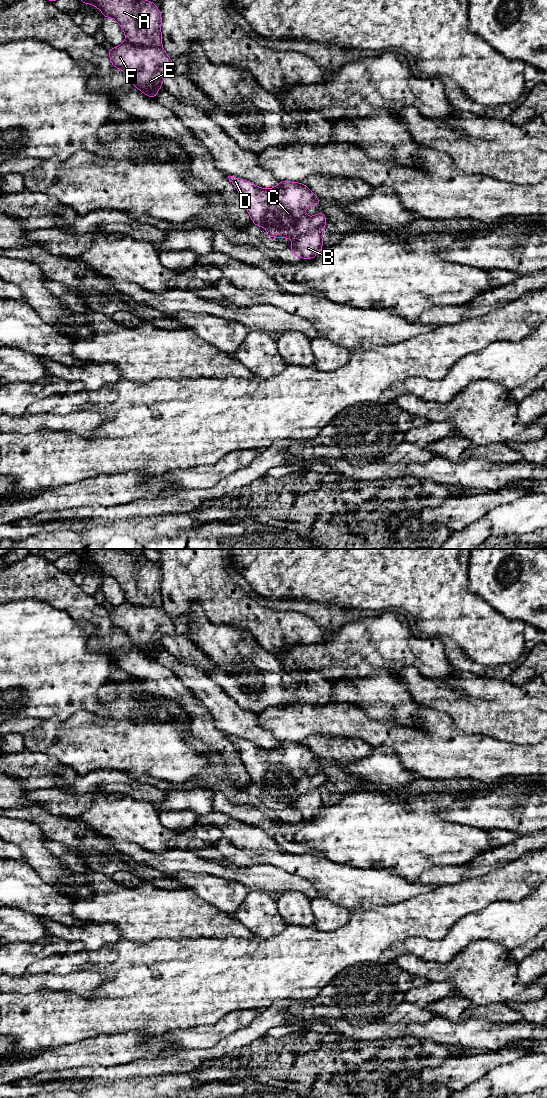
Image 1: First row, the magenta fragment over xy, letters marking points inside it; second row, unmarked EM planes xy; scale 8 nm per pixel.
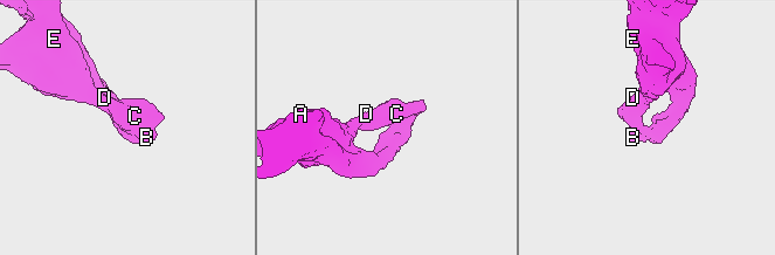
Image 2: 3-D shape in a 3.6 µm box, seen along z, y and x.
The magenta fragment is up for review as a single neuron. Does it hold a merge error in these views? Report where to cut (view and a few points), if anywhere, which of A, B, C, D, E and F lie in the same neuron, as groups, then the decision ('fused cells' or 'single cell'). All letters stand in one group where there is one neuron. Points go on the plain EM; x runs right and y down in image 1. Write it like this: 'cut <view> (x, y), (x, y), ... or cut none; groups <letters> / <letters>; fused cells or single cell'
cut xy (126, 600), (134, 604), (161, 607); groups A B / C D E F; fused cells

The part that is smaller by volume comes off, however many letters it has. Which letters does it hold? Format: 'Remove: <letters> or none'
Remove: C, D, E, F

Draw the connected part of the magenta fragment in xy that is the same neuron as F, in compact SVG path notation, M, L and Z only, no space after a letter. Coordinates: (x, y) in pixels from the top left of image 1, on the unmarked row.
M128 601L109 608L111 624L123 630L131 643L151 658L163 646L163 637L174 635L175 626L162 607L139 606Z

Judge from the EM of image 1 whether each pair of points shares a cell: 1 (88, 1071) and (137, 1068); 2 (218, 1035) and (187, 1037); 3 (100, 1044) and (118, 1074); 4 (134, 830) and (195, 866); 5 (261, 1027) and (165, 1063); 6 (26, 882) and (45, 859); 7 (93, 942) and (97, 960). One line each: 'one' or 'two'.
1: one
2: one
3: two
4: two
5: one
6: two
7: two

